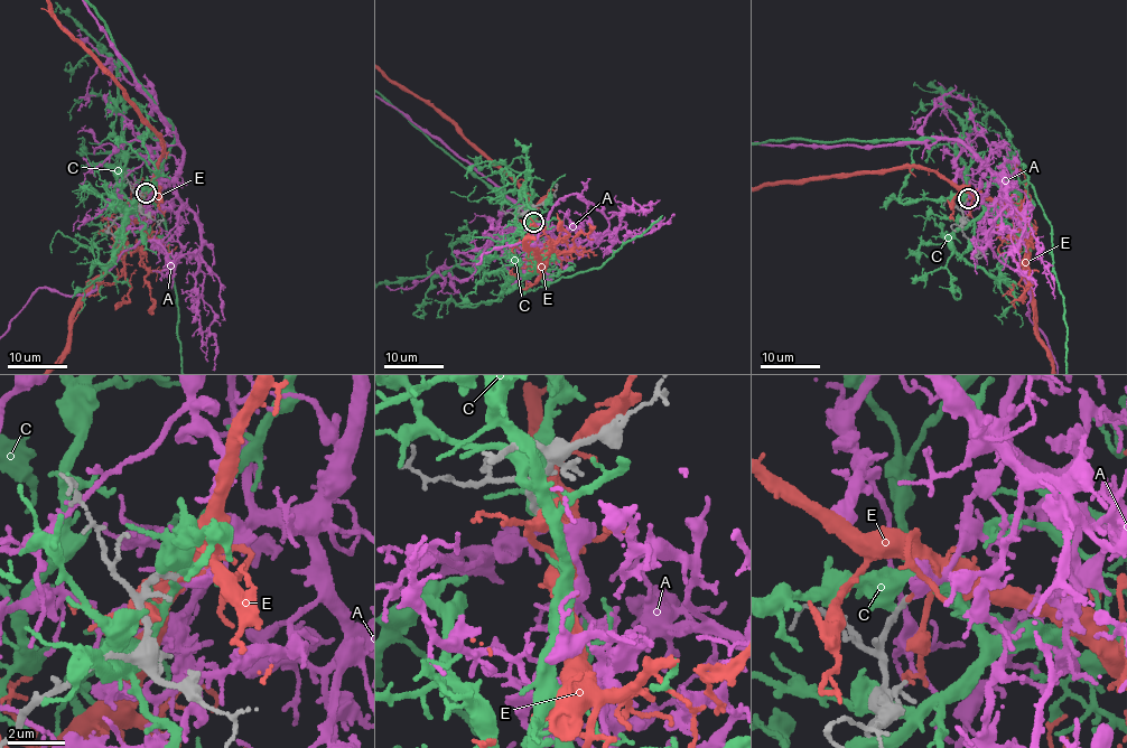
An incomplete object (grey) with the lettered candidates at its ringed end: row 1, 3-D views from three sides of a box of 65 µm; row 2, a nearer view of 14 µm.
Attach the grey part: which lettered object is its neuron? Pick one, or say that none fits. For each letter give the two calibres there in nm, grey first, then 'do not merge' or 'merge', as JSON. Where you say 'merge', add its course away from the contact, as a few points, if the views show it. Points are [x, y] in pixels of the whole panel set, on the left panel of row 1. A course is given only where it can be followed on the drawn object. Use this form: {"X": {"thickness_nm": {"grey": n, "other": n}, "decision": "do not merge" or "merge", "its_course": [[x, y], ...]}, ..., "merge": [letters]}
{"A": {"thickness_nm": {"grey": 200, "other": 400}, "decision": "merge"}, "C": {"thickness_nm": {"grey": 280, "other": 550}, "decision": "do not merge"}, "E": {"thickness_nm": {"grey": 200, "other": 110}, "decision": "do not merge"}, "merge": ["A"]}

